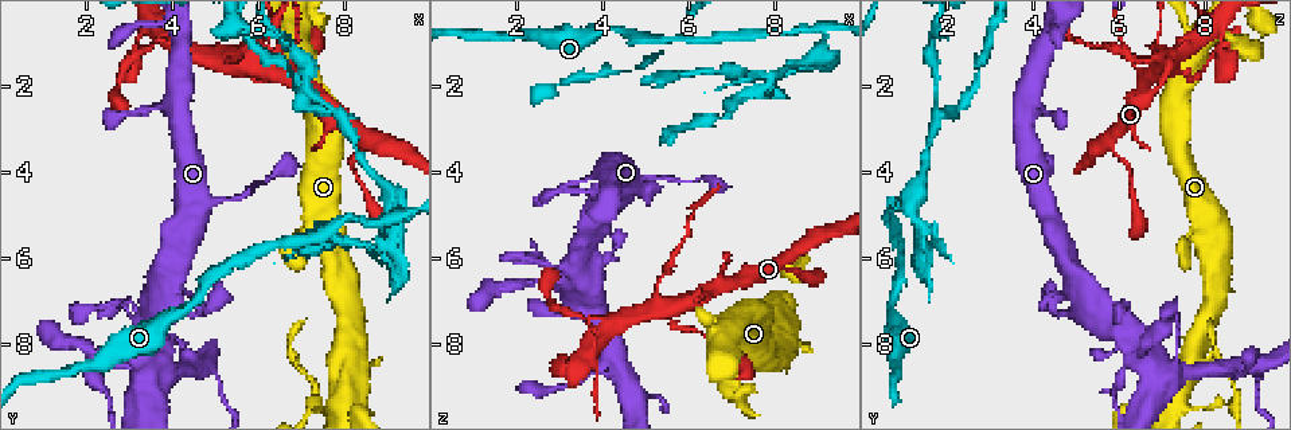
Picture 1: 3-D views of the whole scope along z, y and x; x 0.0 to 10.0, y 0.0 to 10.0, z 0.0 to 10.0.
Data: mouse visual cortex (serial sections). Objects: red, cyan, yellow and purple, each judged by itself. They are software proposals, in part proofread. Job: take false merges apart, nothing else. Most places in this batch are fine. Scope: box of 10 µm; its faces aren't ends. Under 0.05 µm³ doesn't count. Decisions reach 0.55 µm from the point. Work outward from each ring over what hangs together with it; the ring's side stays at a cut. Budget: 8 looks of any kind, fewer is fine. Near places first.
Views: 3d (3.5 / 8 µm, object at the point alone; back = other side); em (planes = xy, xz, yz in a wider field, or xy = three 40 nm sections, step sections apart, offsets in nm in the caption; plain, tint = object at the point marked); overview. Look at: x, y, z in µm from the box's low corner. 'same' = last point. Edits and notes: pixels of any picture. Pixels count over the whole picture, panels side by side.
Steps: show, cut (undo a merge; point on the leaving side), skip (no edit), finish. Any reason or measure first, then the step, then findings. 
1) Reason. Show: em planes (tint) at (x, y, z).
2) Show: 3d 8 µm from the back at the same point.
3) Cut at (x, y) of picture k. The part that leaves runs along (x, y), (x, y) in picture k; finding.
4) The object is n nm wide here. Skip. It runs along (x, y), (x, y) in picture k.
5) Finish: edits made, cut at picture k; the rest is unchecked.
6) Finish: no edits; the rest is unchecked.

Three-way junction. Show: 3d 3.5 µm at (9.10, 4.70, 1.20).

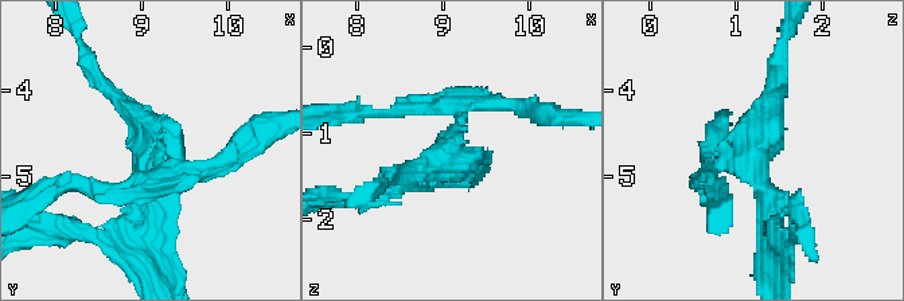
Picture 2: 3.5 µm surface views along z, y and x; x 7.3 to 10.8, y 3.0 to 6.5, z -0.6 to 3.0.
3 arms meet here; the arms are 200, 200, 250 nm wide; need the tissue. Show: em xy step 2 (tint) at (9.10, 4.70, 1.15).

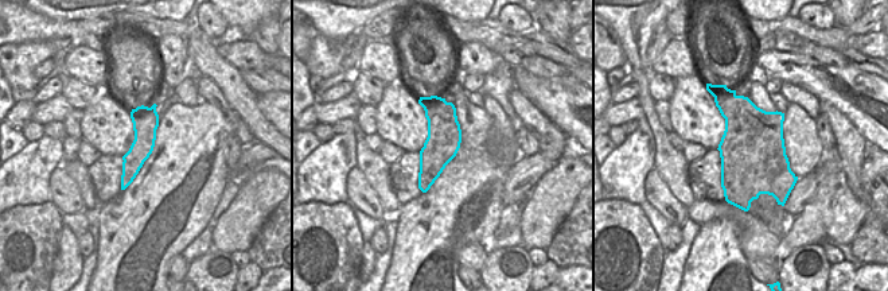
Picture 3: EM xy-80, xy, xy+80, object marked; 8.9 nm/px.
Cut at (762, 167) of picture 2. The part that leaves runs along (720, 165), (762, 136), (779, 78) in picture 2; a second cell is stuck on.

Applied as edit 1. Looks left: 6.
Show: 3d 8 µm at (5.75, 1.45, 7.05).

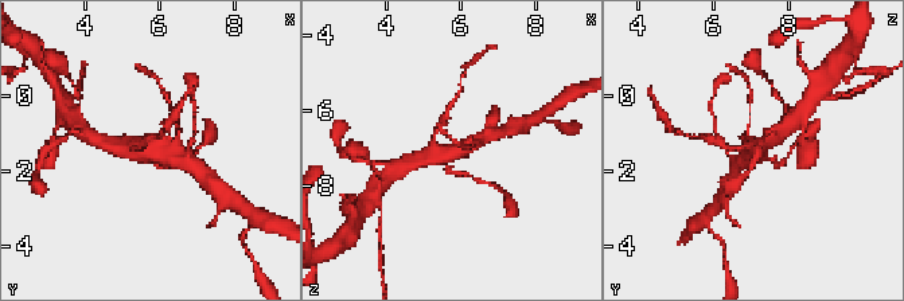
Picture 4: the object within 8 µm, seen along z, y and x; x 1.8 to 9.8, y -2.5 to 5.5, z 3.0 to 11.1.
Need the tissue. Show: em xy step 2 (tint) at the same point.

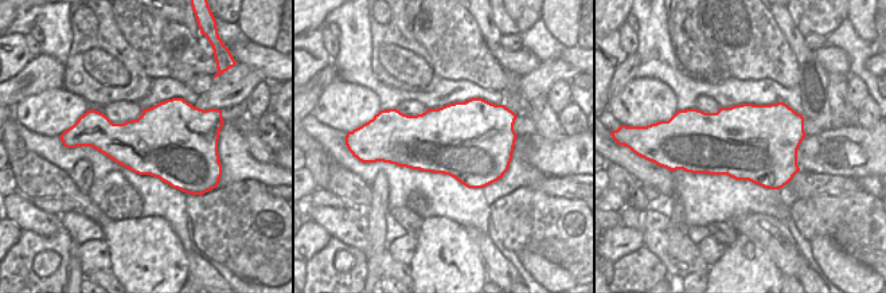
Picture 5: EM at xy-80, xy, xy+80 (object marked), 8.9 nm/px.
Skip. It runs along (483, 139), (412, 163) in picture 4; all the same cell.

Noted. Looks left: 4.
Abrupt turn. Show: 3d 3.5 µm at (3.00, 7.00, 7.25).

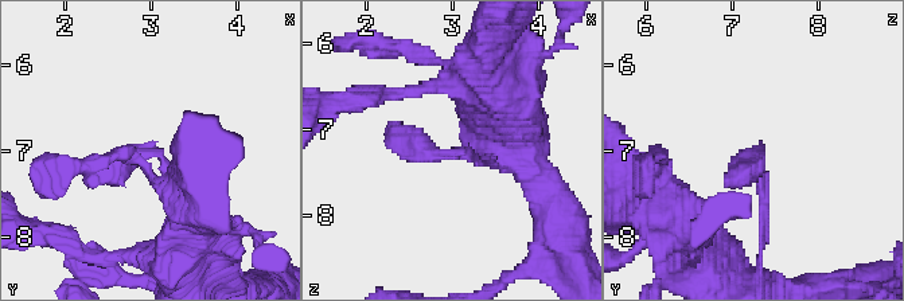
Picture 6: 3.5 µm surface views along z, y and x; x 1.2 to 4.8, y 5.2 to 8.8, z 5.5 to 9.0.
Skip. One cell here.

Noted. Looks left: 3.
Finish: edits made, cut at picture 2; the rest is unchecked.

